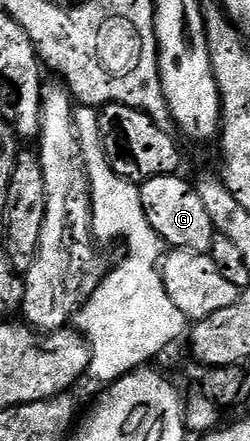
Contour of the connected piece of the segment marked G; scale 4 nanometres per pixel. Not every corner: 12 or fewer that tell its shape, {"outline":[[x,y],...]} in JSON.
{"outline":[[176,174],[139,187],[146,220],[169,247],[207,251],[212,221]]}

